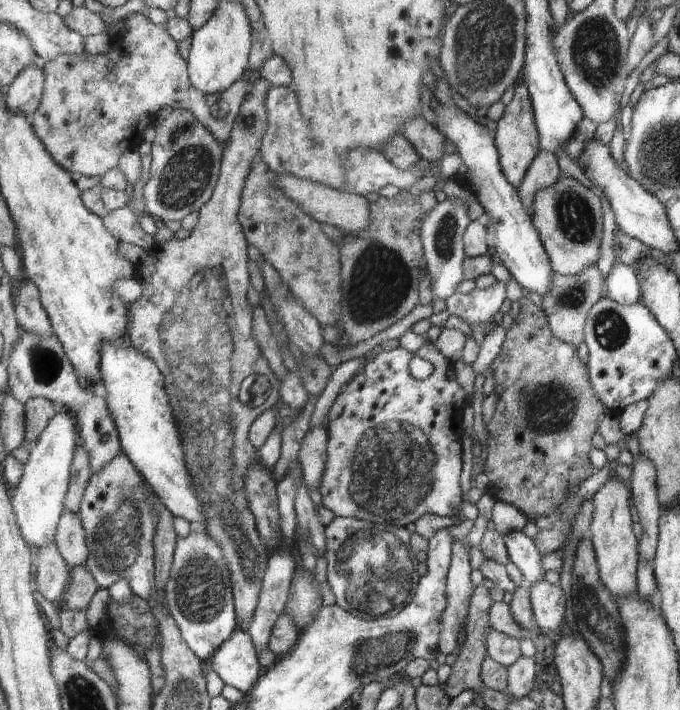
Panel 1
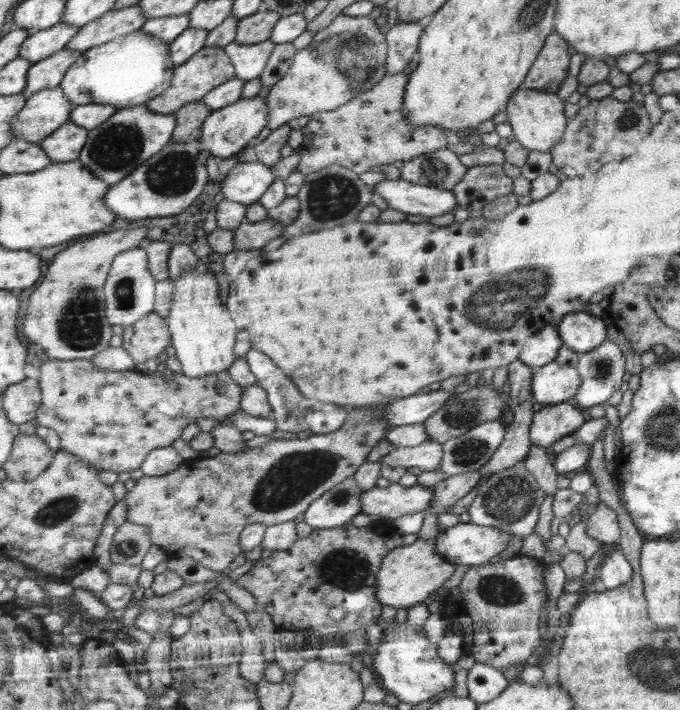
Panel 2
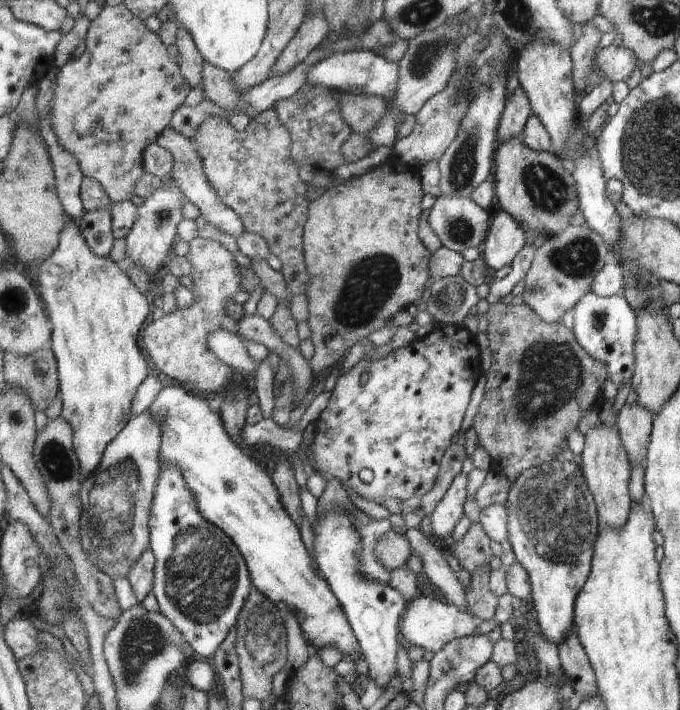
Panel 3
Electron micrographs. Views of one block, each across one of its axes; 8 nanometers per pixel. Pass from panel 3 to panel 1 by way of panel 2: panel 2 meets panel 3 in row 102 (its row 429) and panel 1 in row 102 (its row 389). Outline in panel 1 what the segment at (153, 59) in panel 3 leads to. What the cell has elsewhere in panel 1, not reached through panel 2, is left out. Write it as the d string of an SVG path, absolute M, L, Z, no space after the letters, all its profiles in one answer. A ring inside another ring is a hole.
M135 13L124 20L125 28L122 30L122 35L117 36L112 41L112 46L106 55L92 55L88 53L86 55L60 55L56 56L54 61L48 61L45 66L45 72L47 73L47 82L45 85L45 94L43 95L42 105L35 113L33 126L36 130L36 135L43 140L47 150L51 152L54 159L63 167L70 171L74 176L85 175L88 177L101 176L104 177L112 169L116 169L119 164L119 159L122 157L123 152L129 149L135 149L140 146L144 139L144 131L152 123L160 123L160 110L166 110L168 106L172 109L183 109L191 112L200 123L203 124L216 140L220 142L221 150L231 140L231 133L234 129L236 118L239 117L240 110L243 103L246 101L248 94L248 88L250 88L250 80L242 78L236 82L231 89L227 89L222 93L217 94L203 94L198 90L196 86L192 86L191 82L188 82L187 62L182 60L178 56L178 46L176 46L175 39L172 38L170 32L164 27L155 26L151 23L146 15L142 13Z

